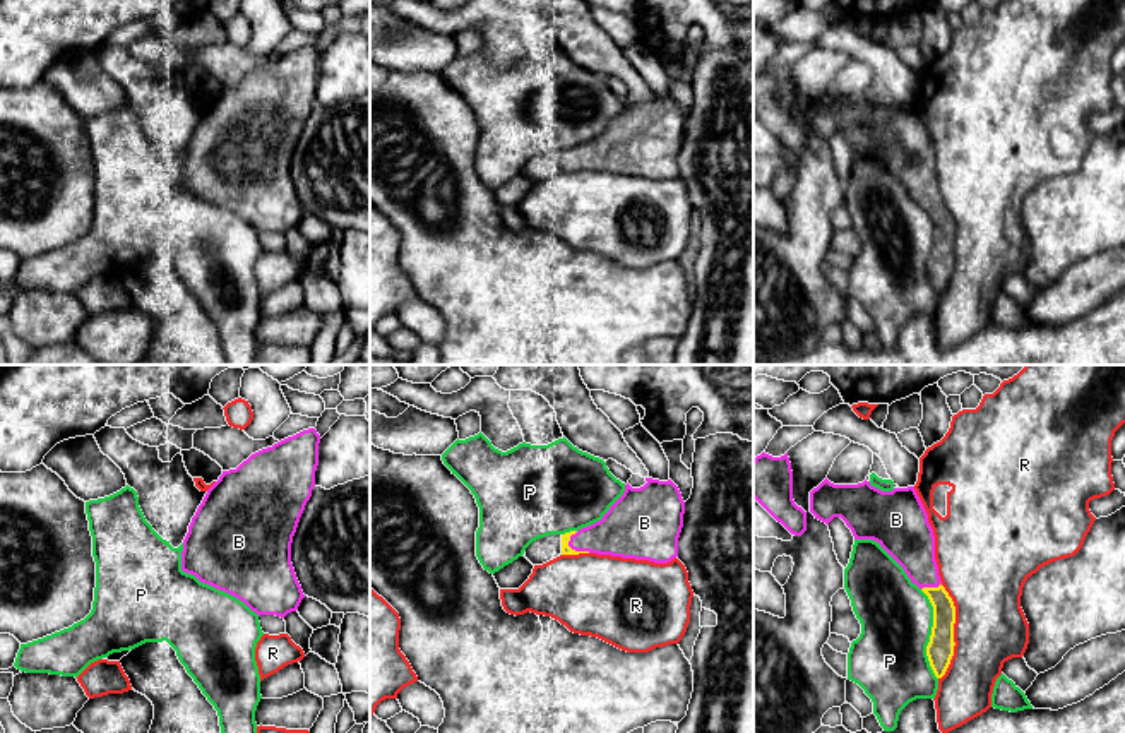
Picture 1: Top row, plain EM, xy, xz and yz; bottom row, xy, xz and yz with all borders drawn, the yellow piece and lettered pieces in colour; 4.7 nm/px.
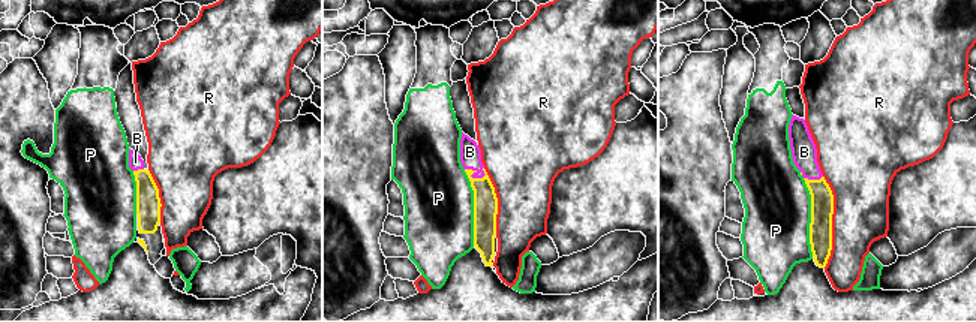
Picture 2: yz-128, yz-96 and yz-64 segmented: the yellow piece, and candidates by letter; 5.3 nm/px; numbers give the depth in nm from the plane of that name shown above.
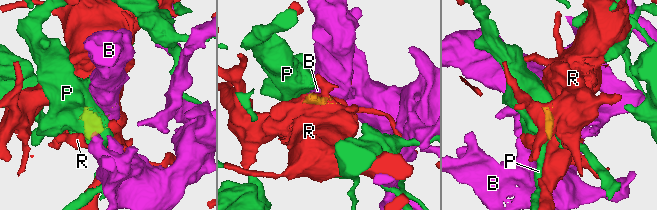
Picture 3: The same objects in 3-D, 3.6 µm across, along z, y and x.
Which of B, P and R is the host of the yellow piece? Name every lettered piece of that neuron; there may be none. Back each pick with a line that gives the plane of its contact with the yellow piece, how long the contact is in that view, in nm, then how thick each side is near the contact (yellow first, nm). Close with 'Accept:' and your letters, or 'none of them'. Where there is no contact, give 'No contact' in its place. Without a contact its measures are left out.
B: Touches yellow in xz. Shared border 130 nm. Thickness 50 nm (yellow) against 240 nm
Accept: B

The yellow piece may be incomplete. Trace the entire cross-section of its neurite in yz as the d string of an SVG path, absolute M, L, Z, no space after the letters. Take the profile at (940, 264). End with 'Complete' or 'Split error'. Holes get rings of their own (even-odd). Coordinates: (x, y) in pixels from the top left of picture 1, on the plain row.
M825 94L810 108L810 128L827 142L841 134L854 156L877 158L928 212L933 243L926 272L935 293L942 295L954 272L955 223L942 202L933 146L914 103L882 108L866 96L834 101Z. Split error

